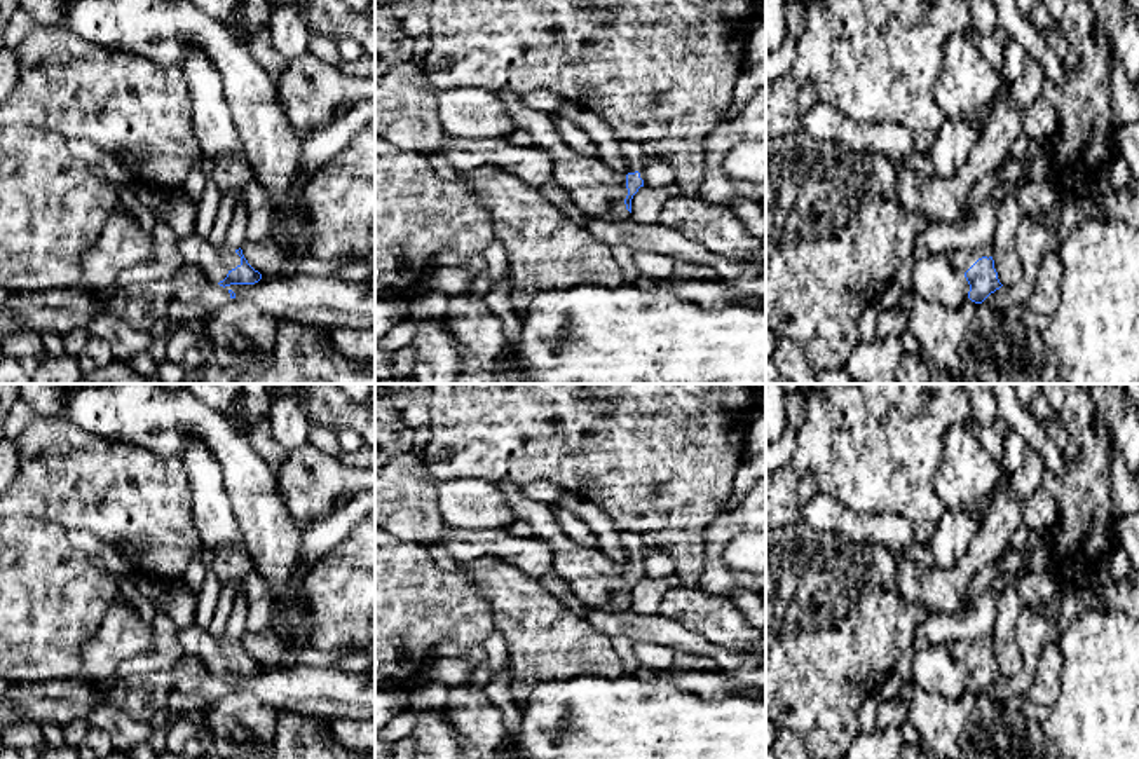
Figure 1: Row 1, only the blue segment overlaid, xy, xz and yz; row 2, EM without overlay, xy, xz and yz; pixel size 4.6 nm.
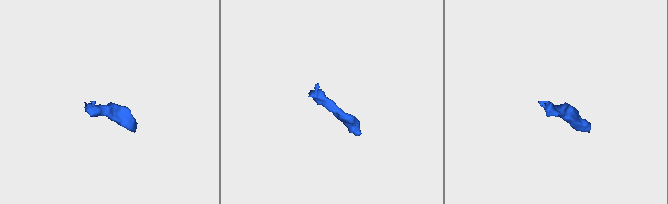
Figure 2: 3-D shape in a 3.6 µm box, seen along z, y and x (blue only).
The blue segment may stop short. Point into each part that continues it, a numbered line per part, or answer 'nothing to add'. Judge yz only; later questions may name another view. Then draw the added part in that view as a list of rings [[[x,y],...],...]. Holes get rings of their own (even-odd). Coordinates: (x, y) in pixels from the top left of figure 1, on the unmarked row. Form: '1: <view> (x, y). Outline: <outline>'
1: yz (961, 649). Outline: [[[984,635],[977,640],[968,639],[954,639],[945,644],[945,649],[958,663],[965,665],[979,649],[992,647],[992,637]]]

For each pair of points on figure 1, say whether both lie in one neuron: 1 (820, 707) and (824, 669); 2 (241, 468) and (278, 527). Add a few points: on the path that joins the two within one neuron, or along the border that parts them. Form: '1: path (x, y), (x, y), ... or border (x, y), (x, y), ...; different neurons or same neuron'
1: path (820, 698), (820, 677); same neuron
2: path (250, 482), (264, 513); same neuron

